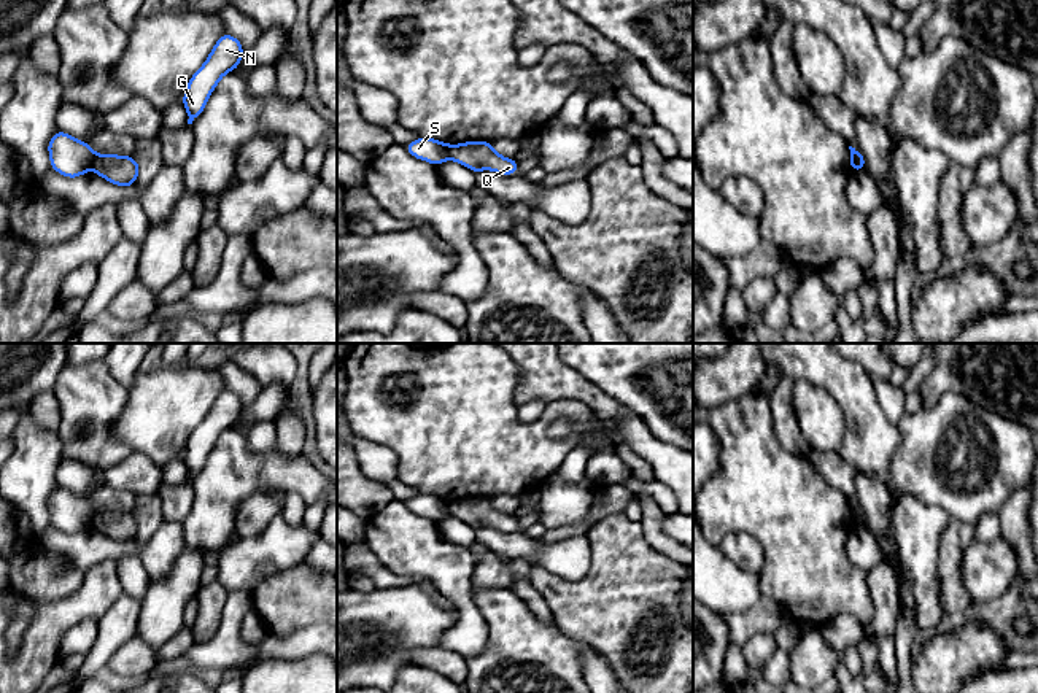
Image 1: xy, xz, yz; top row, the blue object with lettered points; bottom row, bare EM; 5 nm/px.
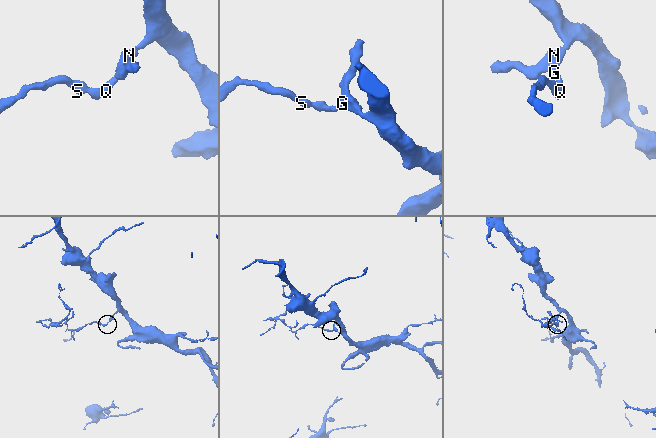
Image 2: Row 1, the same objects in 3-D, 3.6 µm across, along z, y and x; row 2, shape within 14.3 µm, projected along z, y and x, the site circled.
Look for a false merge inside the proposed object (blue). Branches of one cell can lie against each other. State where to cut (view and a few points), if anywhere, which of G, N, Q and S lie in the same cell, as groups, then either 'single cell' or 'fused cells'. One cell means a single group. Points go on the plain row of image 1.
cut xy (96, 511), (91, 525); groups G N Q / S; fused cells

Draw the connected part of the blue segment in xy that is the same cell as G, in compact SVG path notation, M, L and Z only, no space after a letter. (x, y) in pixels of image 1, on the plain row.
M224 389L216 397L205 420L189 436L181 456L189 472L188 480L192 480L192 477L205 466L219 436L238 423L242 412L242 399L232 391Z

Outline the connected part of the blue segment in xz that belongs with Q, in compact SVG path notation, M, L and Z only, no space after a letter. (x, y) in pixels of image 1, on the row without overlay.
M488 497L450 501L448 512L475 529L480 526L493 526L499 531L518 529L517 517L502 513Z

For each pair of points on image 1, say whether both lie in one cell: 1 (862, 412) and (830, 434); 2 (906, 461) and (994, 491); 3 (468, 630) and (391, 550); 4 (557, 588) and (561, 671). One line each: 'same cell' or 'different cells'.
1: different cells
2: same cell
3: same cell
4: different cells

